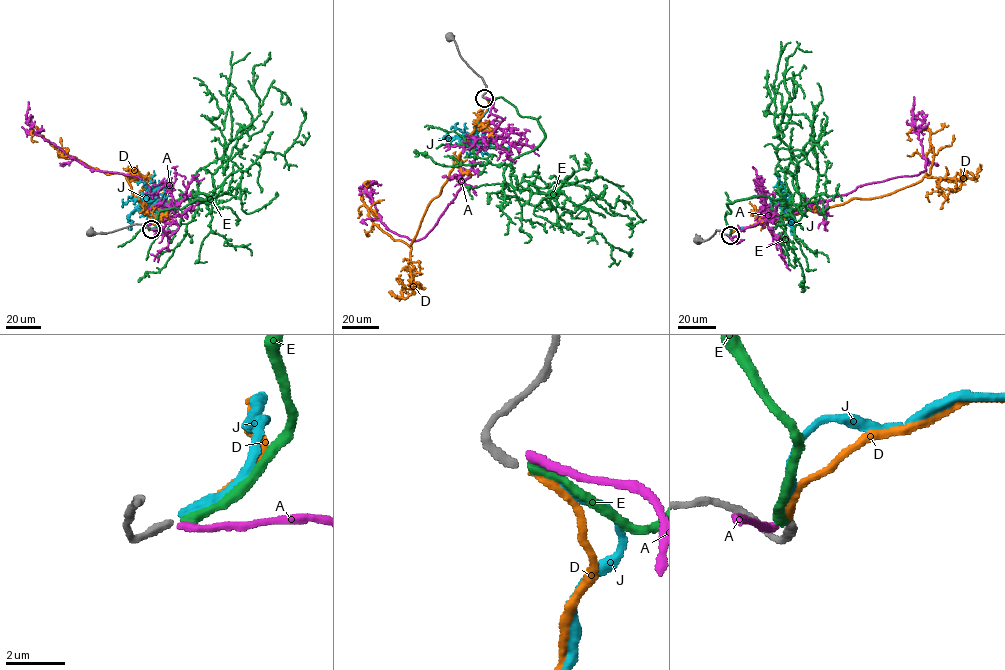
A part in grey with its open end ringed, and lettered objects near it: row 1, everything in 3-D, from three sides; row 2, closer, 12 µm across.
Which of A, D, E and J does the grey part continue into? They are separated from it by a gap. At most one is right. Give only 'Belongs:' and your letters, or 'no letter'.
Belongs: D

